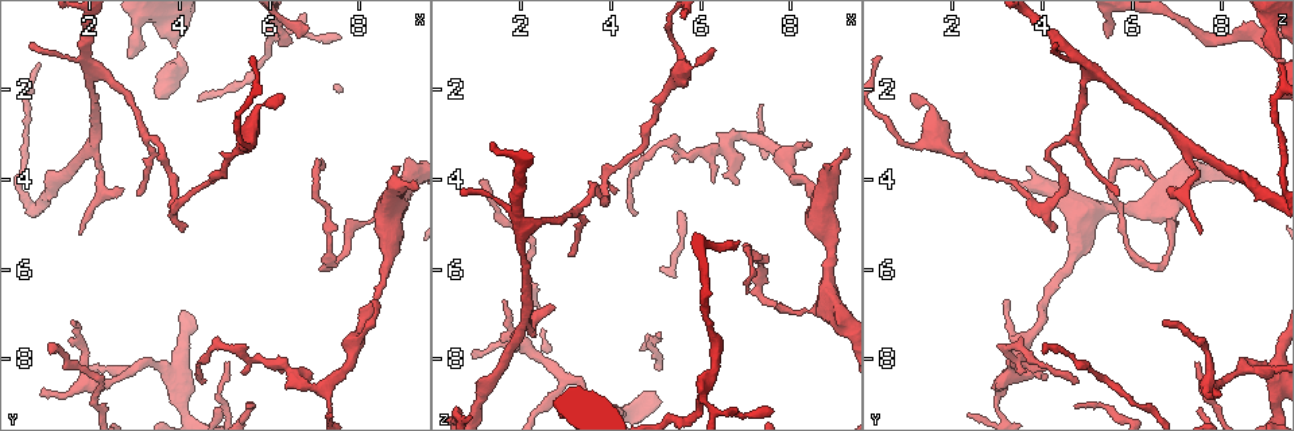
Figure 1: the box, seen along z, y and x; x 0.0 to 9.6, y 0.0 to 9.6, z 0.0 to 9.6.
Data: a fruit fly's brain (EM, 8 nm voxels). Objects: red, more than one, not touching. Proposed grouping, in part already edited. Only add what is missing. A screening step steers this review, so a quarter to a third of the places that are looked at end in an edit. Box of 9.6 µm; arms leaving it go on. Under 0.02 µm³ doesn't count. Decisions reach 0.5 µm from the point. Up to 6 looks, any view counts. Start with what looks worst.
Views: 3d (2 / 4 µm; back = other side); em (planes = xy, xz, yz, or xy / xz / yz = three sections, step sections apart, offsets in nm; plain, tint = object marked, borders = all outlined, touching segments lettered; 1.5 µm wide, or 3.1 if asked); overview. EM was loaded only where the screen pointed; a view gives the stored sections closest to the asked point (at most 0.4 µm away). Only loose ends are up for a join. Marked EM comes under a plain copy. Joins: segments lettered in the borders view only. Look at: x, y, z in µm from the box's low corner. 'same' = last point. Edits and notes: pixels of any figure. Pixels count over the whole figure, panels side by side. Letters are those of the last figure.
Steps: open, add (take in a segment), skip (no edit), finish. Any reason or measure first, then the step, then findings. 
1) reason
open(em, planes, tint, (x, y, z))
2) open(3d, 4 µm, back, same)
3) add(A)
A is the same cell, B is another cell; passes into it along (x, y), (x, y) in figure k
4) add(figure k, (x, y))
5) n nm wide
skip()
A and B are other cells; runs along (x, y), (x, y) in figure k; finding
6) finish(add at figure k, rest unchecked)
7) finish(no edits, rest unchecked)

open(3d, 4 µm, back, (1.60, 7.20, 6.65))

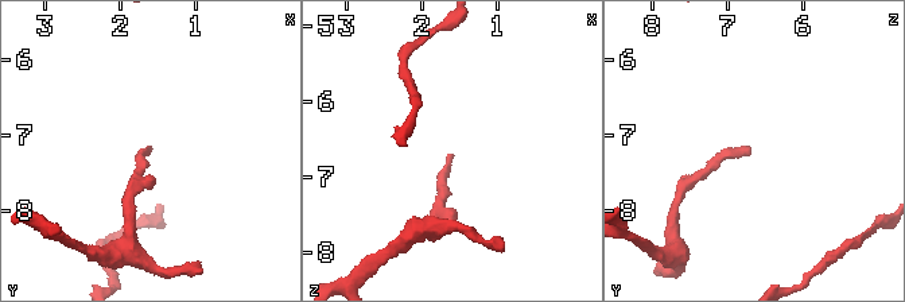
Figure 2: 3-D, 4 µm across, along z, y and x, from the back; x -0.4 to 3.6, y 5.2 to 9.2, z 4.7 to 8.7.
open(em, planes, borders, (1.60, 7.20, 6.70))

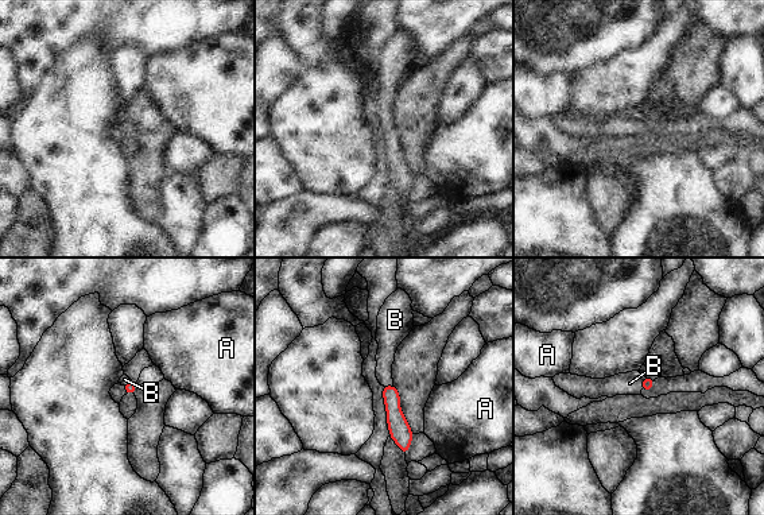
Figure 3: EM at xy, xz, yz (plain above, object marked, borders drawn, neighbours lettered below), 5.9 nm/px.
add(B)
B is the same cell, A is another cell; the cell continues

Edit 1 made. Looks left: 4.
open(overview)

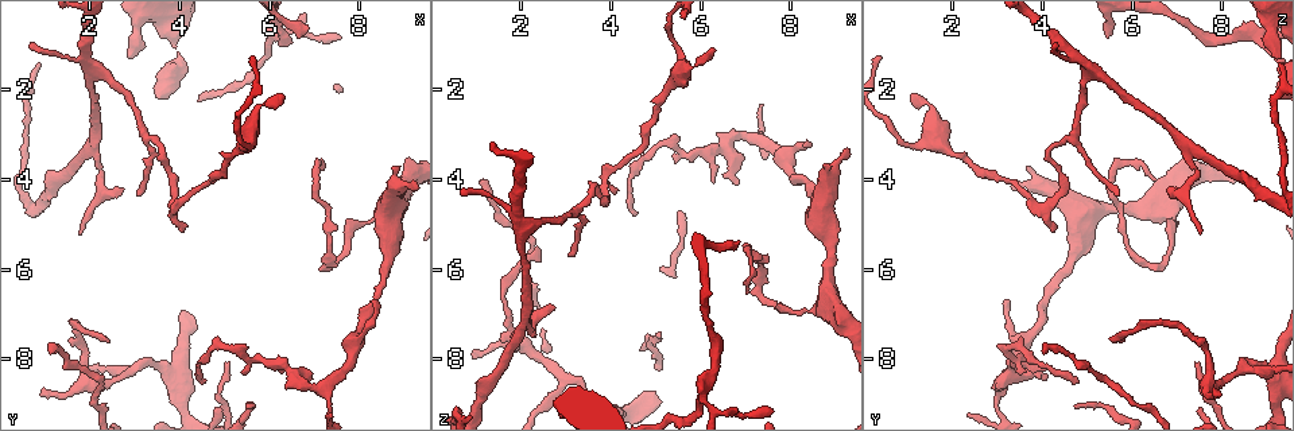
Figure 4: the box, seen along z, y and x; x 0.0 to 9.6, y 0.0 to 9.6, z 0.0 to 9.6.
branch stops here
open(3d, 4 µm, (6.85, 0.70, 5.45))

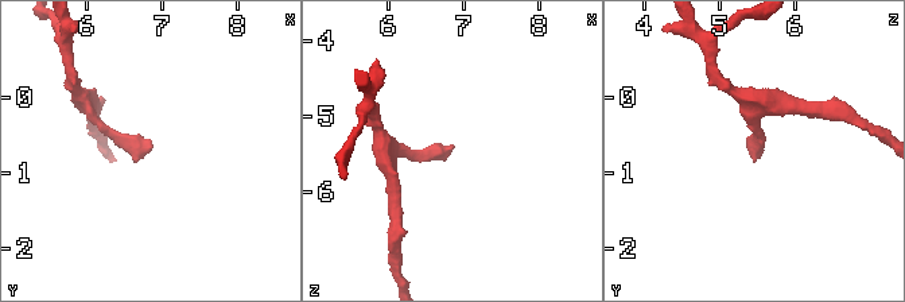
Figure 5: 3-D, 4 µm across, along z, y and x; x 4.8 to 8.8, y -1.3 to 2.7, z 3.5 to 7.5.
open(em, yz, step 8, borders, (6.85, 0.70, 5.45))

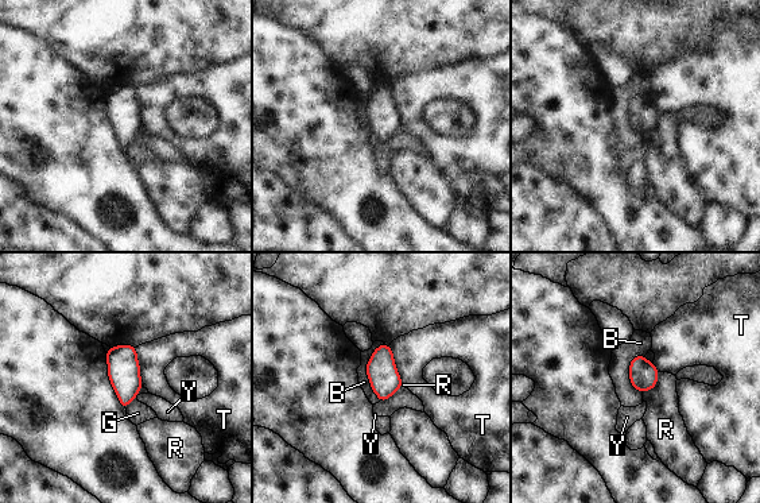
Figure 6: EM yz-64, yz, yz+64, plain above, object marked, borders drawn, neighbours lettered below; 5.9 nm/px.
170 nm wide
skip()
B, G, R, T and Y are other cells; border along (659, 371), (656, 383), (643, 394) in figure 6; none of them fits

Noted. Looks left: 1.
finish(add at figure 3, rest unchecked)

